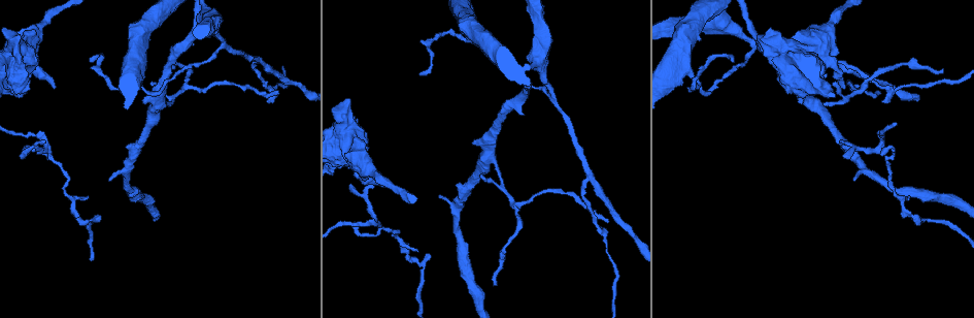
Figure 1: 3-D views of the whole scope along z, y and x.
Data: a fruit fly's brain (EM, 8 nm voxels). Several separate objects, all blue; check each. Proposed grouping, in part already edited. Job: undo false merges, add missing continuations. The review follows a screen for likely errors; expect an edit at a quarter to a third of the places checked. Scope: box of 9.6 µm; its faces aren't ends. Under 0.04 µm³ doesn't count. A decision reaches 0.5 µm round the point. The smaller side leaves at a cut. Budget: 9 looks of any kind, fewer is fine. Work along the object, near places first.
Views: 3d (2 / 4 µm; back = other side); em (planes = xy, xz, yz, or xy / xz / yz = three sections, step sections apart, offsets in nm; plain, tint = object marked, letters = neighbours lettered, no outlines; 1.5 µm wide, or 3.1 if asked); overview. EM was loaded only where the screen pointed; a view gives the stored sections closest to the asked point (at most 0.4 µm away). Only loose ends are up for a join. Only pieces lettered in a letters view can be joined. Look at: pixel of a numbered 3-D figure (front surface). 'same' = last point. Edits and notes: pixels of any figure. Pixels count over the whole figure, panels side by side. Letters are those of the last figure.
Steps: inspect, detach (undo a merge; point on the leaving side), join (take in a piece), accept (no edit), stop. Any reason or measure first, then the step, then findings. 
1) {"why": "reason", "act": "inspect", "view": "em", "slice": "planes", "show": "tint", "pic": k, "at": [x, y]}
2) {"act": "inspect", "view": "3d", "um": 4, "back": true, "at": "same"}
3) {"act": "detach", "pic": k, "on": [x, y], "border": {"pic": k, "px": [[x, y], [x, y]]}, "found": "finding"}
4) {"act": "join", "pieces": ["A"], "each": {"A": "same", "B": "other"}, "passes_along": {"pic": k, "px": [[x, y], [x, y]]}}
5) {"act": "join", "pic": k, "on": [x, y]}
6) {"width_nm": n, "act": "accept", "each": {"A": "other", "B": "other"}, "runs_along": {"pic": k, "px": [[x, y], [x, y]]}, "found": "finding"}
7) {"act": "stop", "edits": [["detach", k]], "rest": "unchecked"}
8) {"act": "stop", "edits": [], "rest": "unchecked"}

{"why": "free end", "act": "inspect", "view": "3d", "um": 2, "pic": 1, "at": [880, 155]}

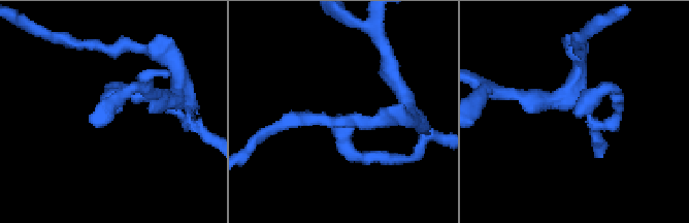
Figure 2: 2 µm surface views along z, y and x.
{"act": "inspect", "view": "em", "slice": "planes", "show": "tint", "pic": 2, "at": [577, 114]}

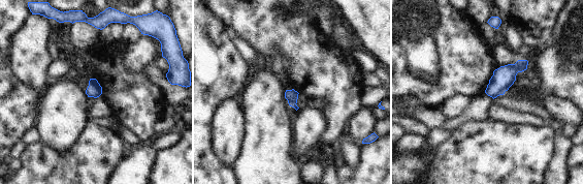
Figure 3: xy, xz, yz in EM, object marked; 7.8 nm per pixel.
{"why": "see the neighbours", "act": "inspect", "view": "em", "slice": "planes", "show": "letters", "at": "same"}

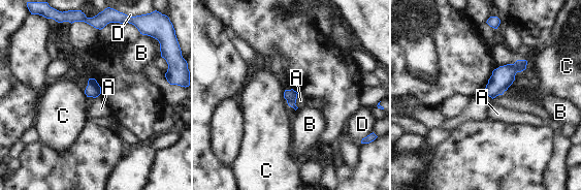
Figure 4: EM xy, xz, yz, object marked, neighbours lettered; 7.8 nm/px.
{"longest_contact_nm": ["C", 130], "act": "accept", "each": {"A": "other", "B": "other", "C": "other", "D": "other"}, "border": {"pic": 4, "px": [[298, 93], [295, 99], [297, 107]]}, "found": "none of them fits"}

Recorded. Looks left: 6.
{"why": "branch stops here", "act": "inspect", "view": "3d", "um": 4, "pic": 1, "at": [55, 87]}

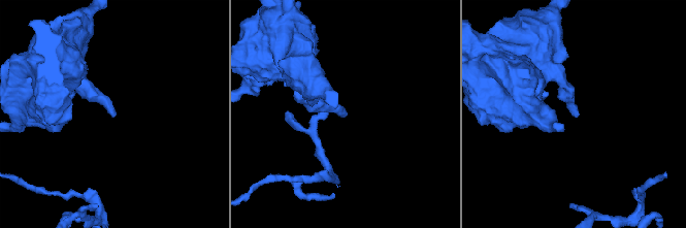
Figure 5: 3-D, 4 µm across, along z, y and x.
{"act": "inspect", "view": "em", "slice": "yz", "step": 4, "show": "tint", "pic": 5, "at": [113, 115]}

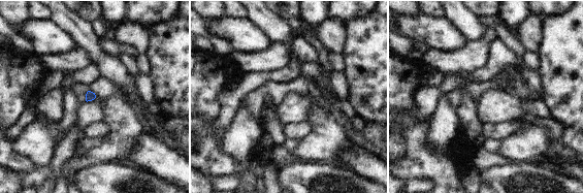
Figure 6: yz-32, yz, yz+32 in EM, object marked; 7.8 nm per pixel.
{"why": "another direction", "act": "inspect", "view": "em", "slice": "planes", "show": "letters", "at": "same"}

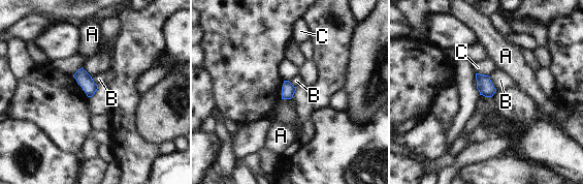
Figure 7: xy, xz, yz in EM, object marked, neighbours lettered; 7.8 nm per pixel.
{"act": "accept", "each": {"A": "other", "B": "other", "C": "other"}, "found": "no lettered piece goes on from it"}

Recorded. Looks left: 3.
{"why": "branch stops here", "act": "inspect", "view": "em", "slice": "xy", "step": 8, "show": "letters", "pic": 1, "at": [853, 178]}

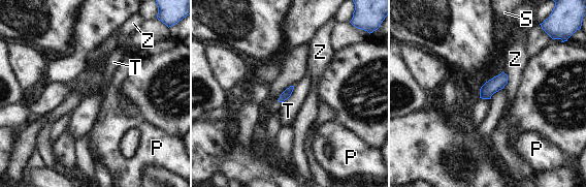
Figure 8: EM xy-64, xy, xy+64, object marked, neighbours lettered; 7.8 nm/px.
{"longest_contact_nm": ["T", 180], "act": "accept", "each": {"P": "other", "S": "other", "T": "other", "Z": "other"}, "found": "no lettered piece goes on from it"}

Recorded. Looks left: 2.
{"why": "three arms meet", "act": "inspect", "view": "3d", "um": 2, "pic": 1, "at": [262, 62]}

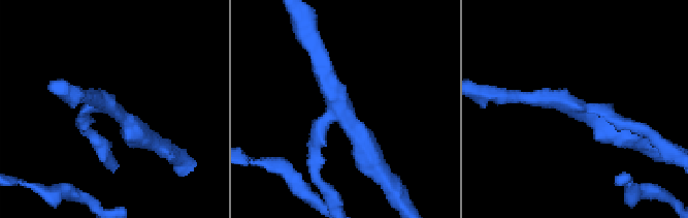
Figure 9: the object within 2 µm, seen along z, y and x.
{"arms": 3, "act": "inspect", "view": "em", "slice": "planes", "show": "letters", "pic": 9, "at": [568, 104]}

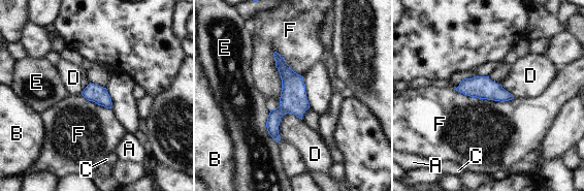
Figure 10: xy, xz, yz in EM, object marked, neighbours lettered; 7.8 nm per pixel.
{"width_nm": 140, "act": "accept", "each": {"A": "other", "B": "other", "C": "other", "D": "other", "E": "other", "F": "other"}, "found": "all the same neuron"}

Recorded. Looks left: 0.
{"act": "stop", "edits": [], "rest": "unchecked"}

